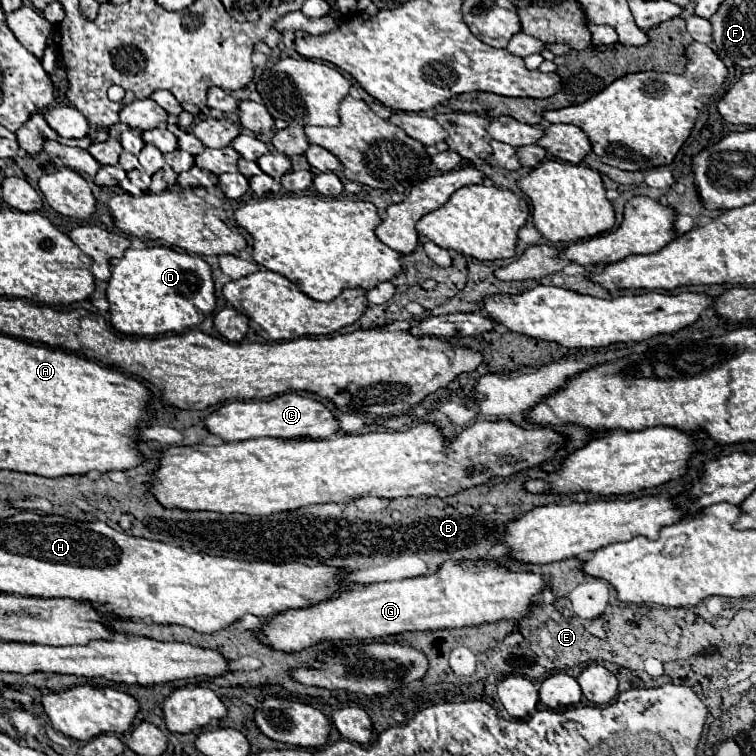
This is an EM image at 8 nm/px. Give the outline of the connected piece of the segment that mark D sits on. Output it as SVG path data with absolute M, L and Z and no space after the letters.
M129 247L121 259L111 259L107 301L111 325L119 333L137 337L183 333L183 329L199 325L215 309L211 267L199 255L169 247Z

